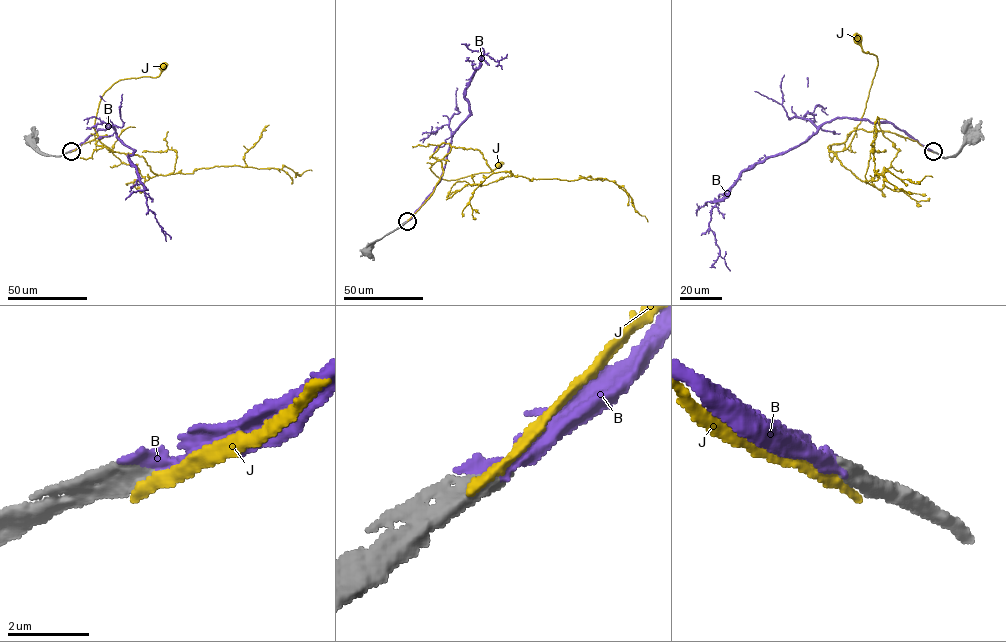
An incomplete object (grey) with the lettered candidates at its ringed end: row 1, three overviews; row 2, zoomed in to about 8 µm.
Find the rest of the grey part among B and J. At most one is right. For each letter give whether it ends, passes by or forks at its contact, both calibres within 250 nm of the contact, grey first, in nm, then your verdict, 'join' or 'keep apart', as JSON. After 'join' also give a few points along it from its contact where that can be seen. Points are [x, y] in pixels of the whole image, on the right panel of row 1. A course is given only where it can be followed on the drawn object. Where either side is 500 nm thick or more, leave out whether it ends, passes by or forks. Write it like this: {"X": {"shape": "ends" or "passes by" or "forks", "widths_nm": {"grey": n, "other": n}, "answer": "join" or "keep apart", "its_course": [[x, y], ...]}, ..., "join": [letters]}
{"B": {"widths_nm": {"grey": 550, "other": 360}, "answer": "join", "its_course": [[932, 151], [889, 122], [825, 122], [803, 142], [744, 171], [712, 209], [715, 268]]}, "J": {"widths_nm": {"grey": 600, "other": 320}, "answer": "keep apart"}, "join": ["B"]}

